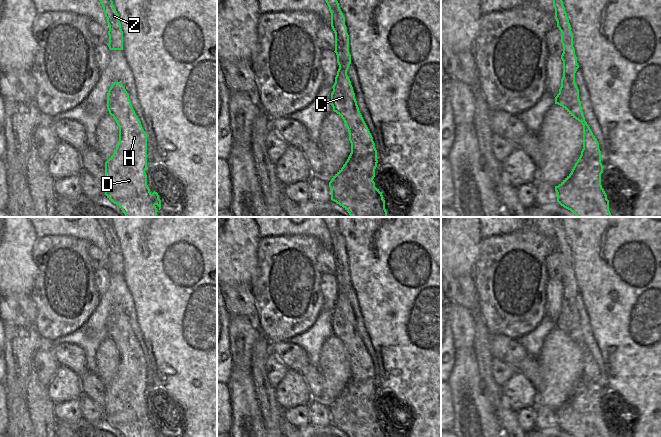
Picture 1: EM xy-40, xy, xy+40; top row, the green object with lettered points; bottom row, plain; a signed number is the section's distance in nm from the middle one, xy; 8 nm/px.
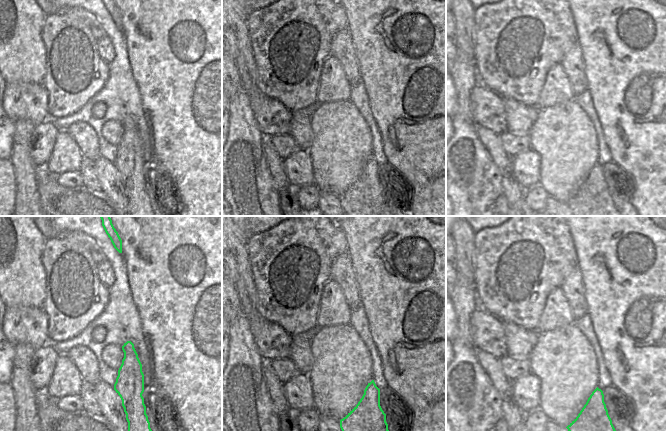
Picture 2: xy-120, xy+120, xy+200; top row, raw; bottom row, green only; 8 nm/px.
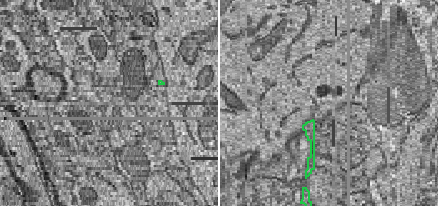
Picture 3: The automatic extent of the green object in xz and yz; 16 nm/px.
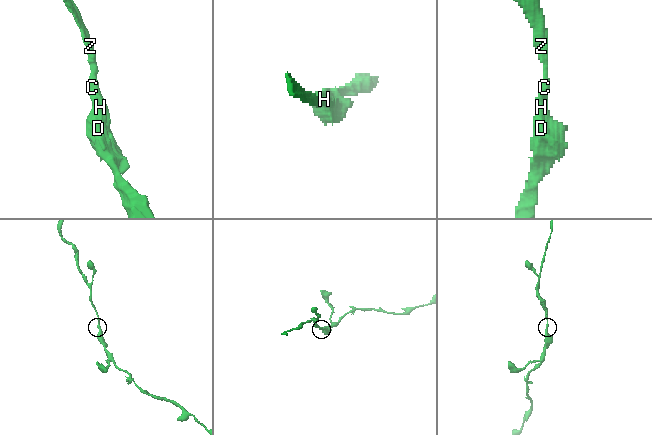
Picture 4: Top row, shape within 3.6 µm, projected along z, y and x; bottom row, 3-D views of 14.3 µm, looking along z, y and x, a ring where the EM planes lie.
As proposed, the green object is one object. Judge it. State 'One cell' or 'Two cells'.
One cell.

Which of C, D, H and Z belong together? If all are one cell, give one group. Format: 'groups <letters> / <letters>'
groups C D H Z

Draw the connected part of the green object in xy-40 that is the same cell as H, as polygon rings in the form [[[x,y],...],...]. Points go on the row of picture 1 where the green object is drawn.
[[[114,82],[107,93],[107,109],[119,127],[119,141],[113,155],[105,162],[105,195],[126,217],[157,217],[161,200],[147,185],[147,134],[137,117],[125,87]]]

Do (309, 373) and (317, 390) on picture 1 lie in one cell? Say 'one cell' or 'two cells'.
one cell

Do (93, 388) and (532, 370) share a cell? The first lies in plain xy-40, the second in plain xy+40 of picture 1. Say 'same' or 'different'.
same

